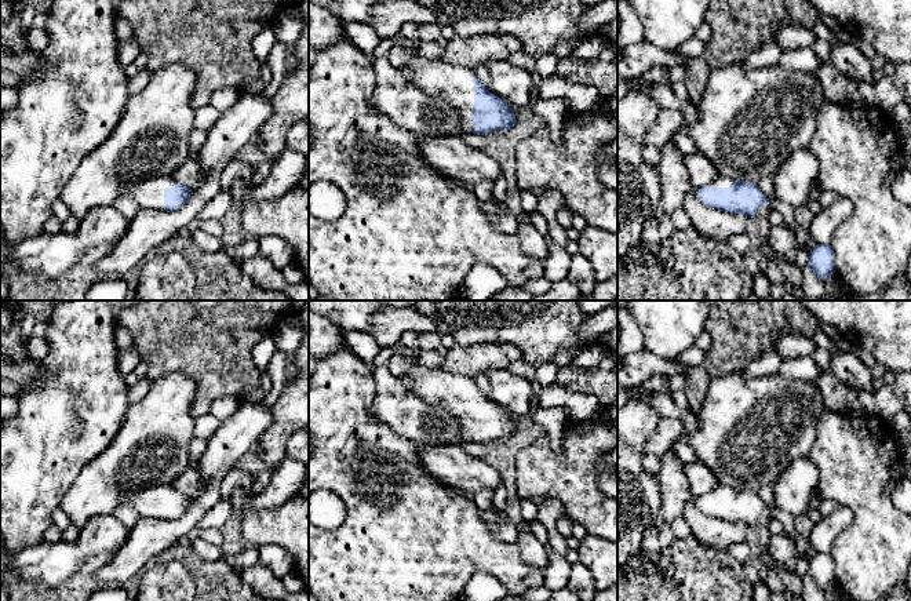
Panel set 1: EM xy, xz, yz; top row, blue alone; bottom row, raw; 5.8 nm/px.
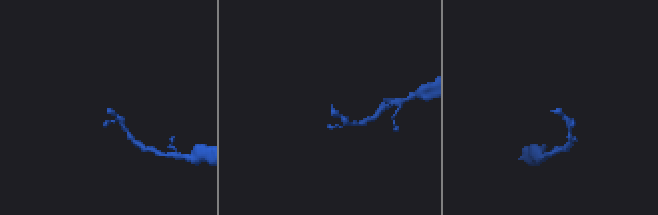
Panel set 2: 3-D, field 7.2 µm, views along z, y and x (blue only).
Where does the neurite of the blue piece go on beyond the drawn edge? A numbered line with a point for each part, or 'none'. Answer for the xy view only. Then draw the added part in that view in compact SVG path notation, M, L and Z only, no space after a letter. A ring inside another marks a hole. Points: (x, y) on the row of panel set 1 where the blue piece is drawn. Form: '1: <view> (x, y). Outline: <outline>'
1: xy (149, 195). Outline: M152 176L124 186L123 194L132 198L139 208L164 211L164 189L174 186L175 181L171 176Z

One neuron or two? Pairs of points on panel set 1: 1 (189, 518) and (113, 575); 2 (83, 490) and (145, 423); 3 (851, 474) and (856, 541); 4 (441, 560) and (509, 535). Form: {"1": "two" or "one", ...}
{"1": "one", "2": "one", "3": "one", "4": "two"}

